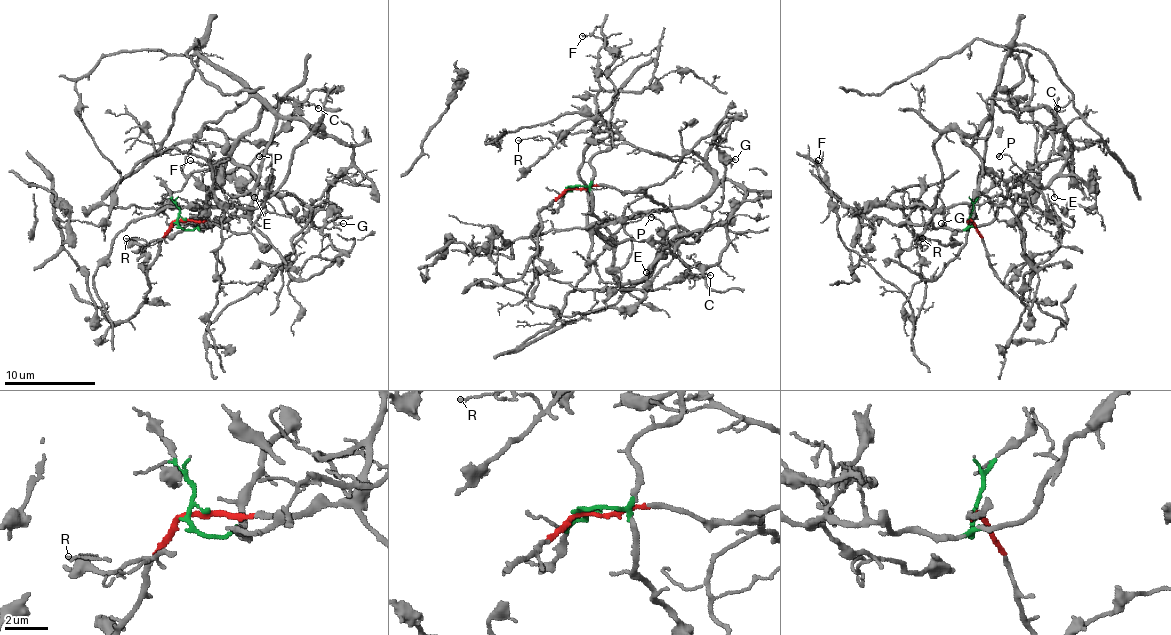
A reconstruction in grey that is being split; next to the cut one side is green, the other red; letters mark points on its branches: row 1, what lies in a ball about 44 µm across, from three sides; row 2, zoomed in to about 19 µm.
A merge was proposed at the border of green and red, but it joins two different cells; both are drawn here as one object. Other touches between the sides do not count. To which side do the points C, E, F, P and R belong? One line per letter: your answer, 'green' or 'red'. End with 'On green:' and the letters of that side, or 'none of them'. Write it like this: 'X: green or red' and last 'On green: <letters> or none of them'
C: green
E: green
F: green
P: green
R: green
On green: C, E, F, P, R

